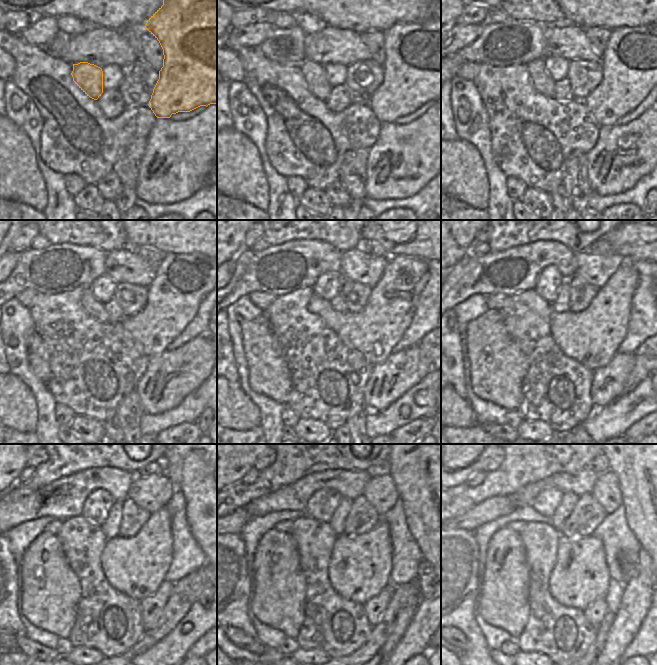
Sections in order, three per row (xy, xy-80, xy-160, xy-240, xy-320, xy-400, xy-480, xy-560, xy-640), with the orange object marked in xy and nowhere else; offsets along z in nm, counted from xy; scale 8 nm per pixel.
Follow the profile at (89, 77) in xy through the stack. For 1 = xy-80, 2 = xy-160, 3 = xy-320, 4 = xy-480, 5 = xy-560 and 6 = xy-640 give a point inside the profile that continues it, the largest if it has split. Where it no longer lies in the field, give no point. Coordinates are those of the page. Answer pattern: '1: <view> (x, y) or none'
1: xy-80 (314, 73)
2: xy-160 (542, 82)
3: xy-320 (374, 331)
4: xy-480 (136, 566)
5: xy-560 (359, 568)
6: xy-640 (580, 577)

